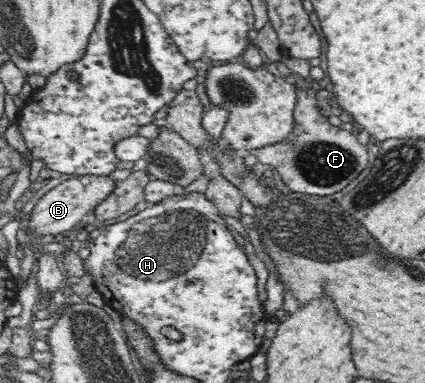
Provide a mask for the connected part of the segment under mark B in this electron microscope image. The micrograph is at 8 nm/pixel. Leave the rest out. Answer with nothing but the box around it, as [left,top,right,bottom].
[27,176,116,238]

